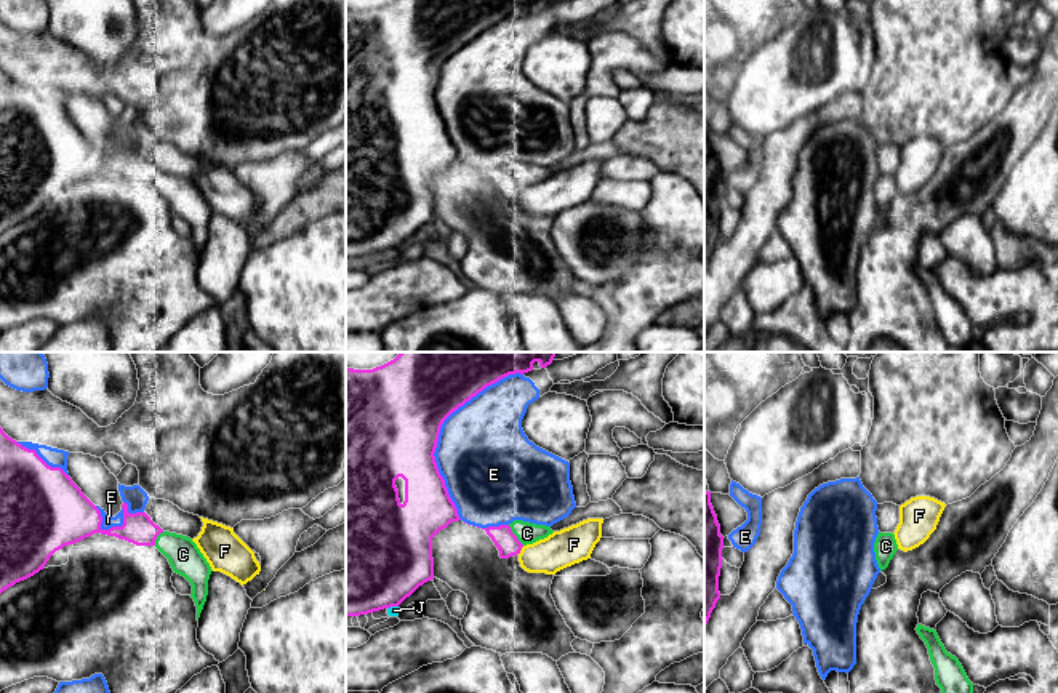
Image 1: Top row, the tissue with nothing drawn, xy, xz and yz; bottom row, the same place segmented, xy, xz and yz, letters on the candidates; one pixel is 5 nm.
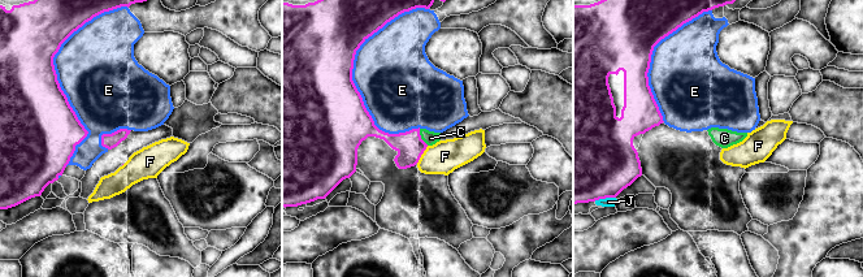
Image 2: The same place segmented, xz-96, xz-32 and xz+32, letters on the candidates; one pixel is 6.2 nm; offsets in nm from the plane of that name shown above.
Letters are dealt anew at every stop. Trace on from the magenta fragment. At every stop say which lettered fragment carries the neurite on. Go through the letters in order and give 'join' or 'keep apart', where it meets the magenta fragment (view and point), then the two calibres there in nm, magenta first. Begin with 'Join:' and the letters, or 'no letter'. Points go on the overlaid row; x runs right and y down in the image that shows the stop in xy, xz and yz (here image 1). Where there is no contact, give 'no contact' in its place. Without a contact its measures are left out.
Join: no letter
C: keep apart | xz (514, 535) | 120/110 nm
E: keep apart | xz (439, 431) | 500/460 nm
F: keep apart | xz (520, 549) | 120/190 nm
J: keep apart | xz (392, 605) | 500/50 nm

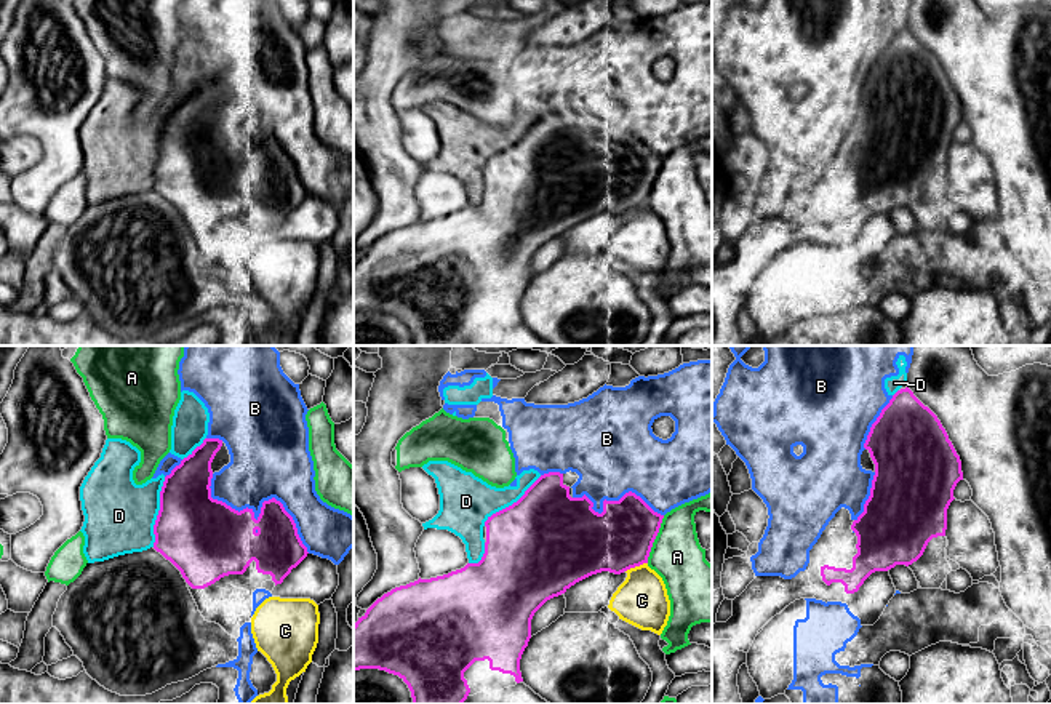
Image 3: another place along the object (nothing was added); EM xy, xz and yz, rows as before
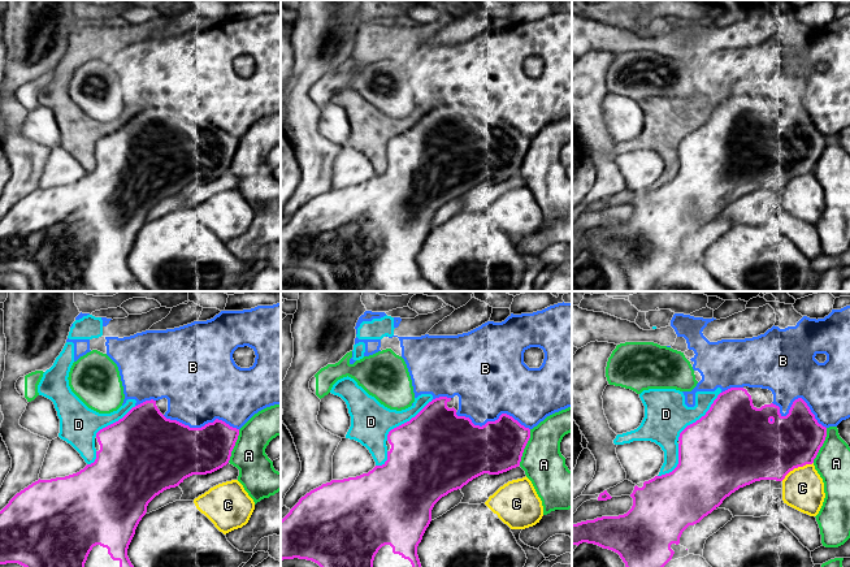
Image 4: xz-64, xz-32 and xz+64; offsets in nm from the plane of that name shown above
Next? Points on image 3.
Join: no letter
A: keep apart | xz (655, 538) | 320/260 nm
B: keep apart | xy (261, 511) | 340/360 nm
C: keep apart | xz (635, 565) | 320/260 nm
D: keep apart | xy (159, 512) | 400/360 nm

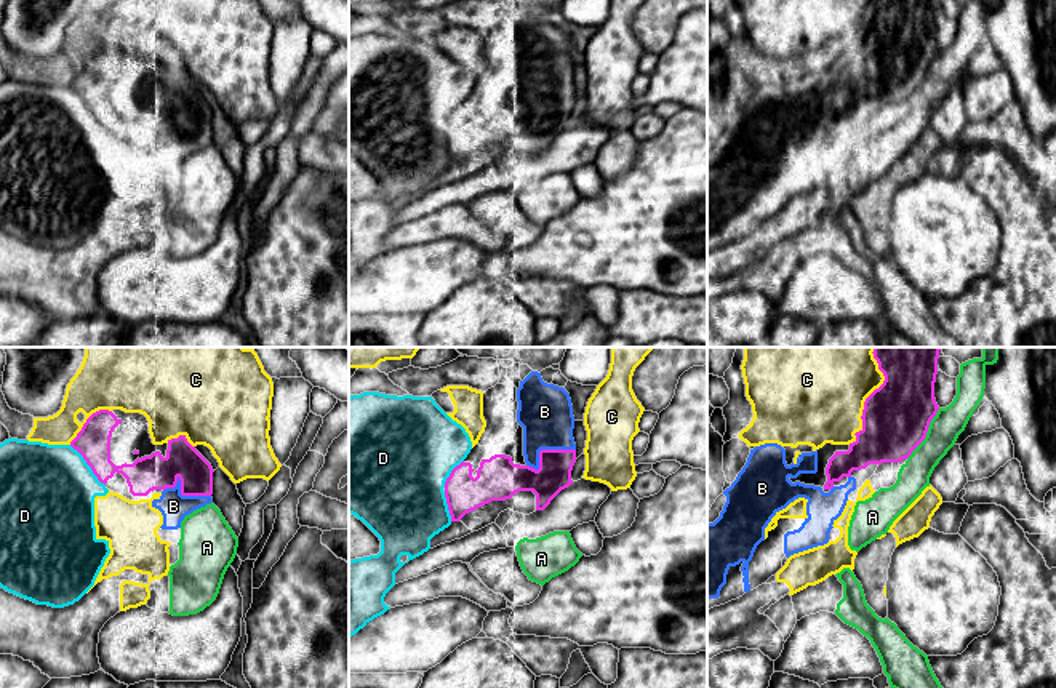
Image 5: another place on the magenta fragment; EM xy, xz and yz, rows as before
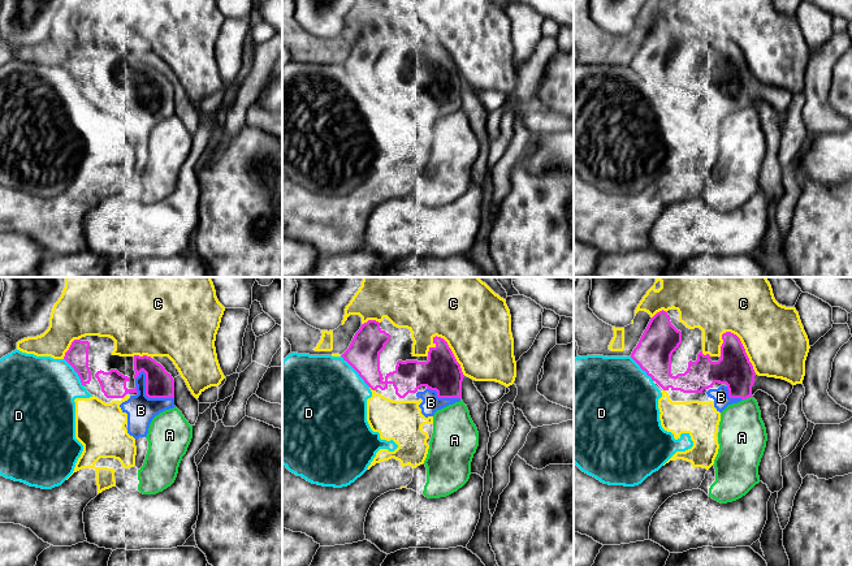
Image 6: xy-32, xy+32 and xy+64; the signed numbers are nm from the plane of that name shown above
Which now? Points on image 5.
Join: B
A: keep apart | yz (925, 434) | 340/160 nm
B: join | xy (183, 495) | 180/140 nm
C: keep apart | yz (868, 397) | 340/500 nm
D: keep apart | xy (87, 463) | 180/480 nm

